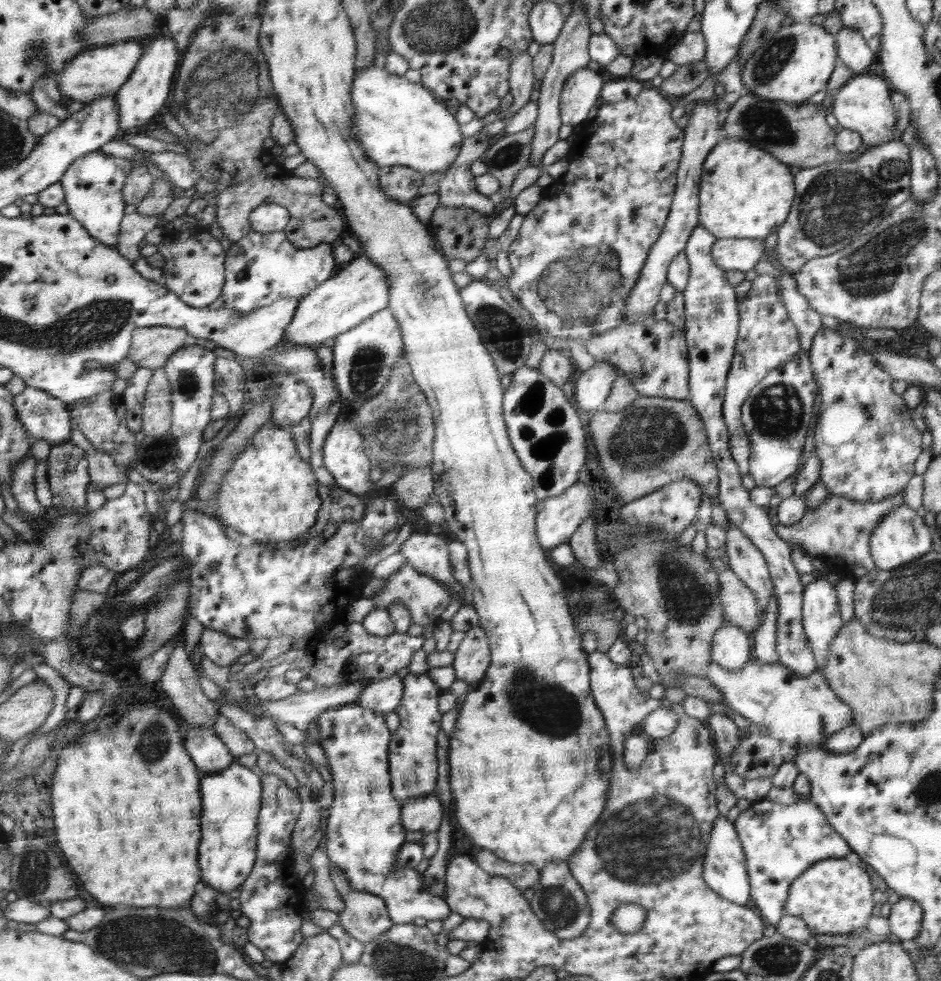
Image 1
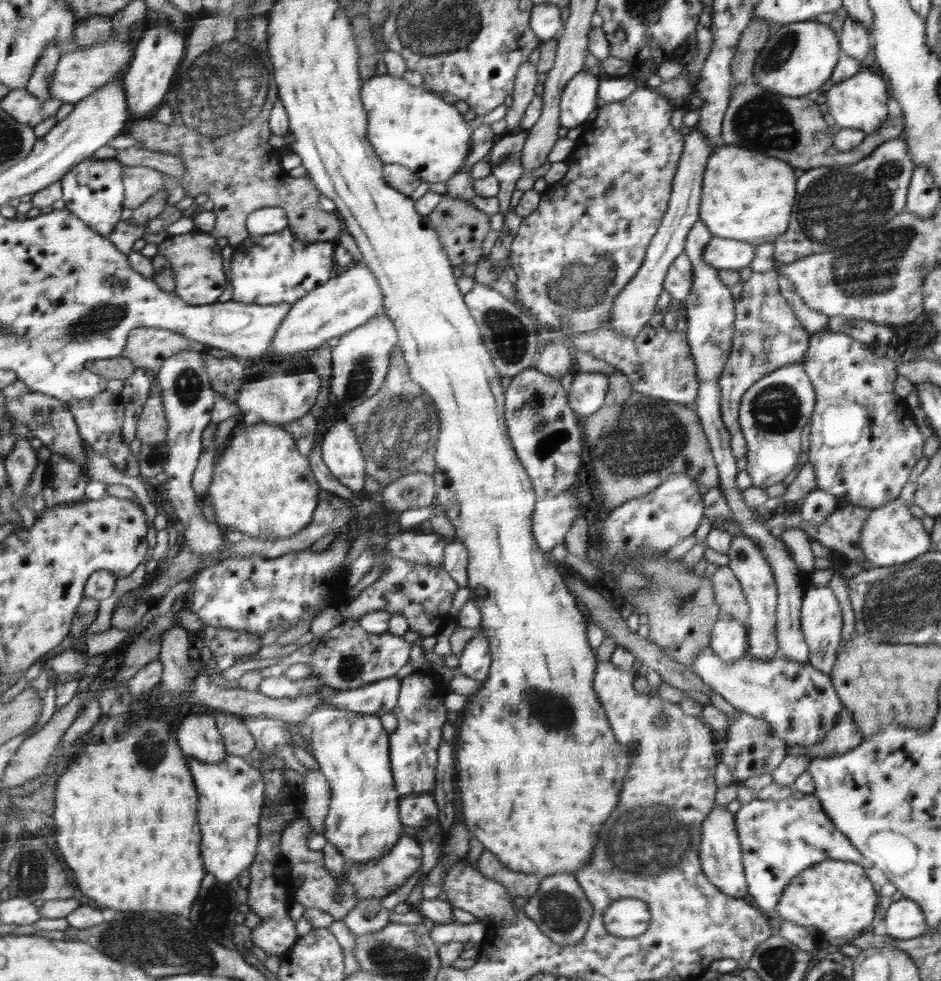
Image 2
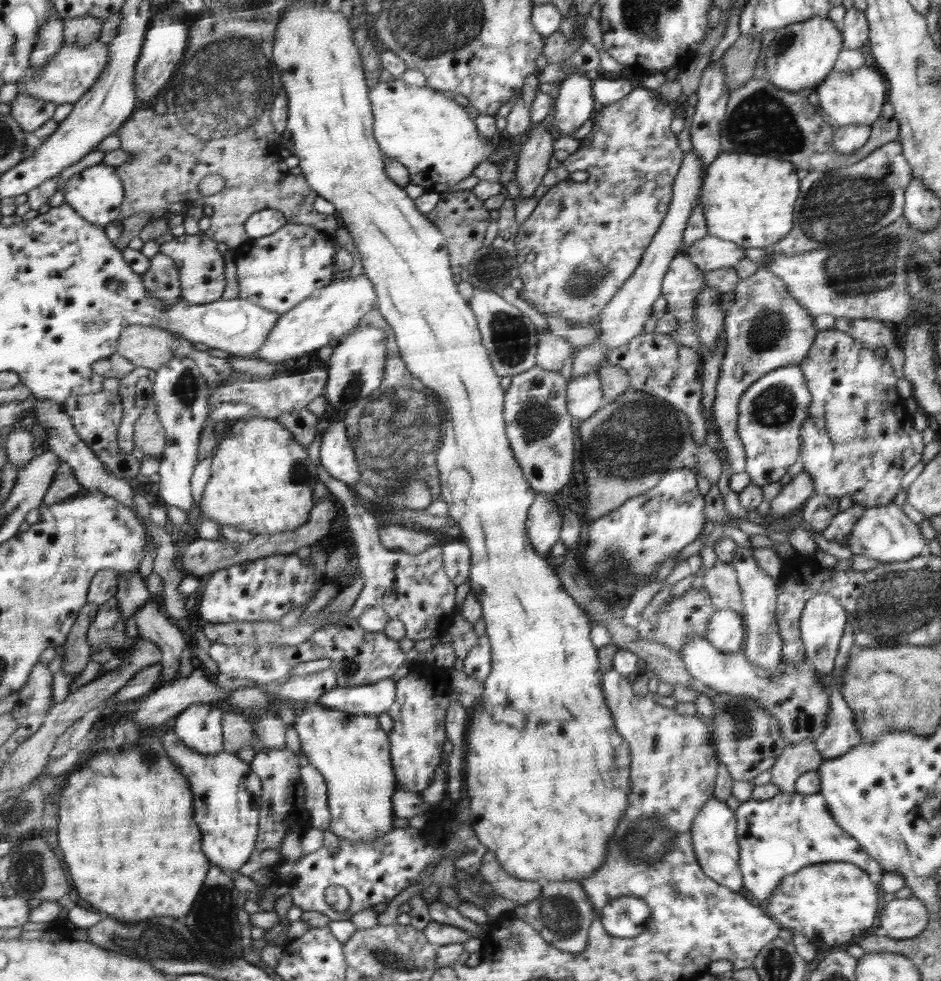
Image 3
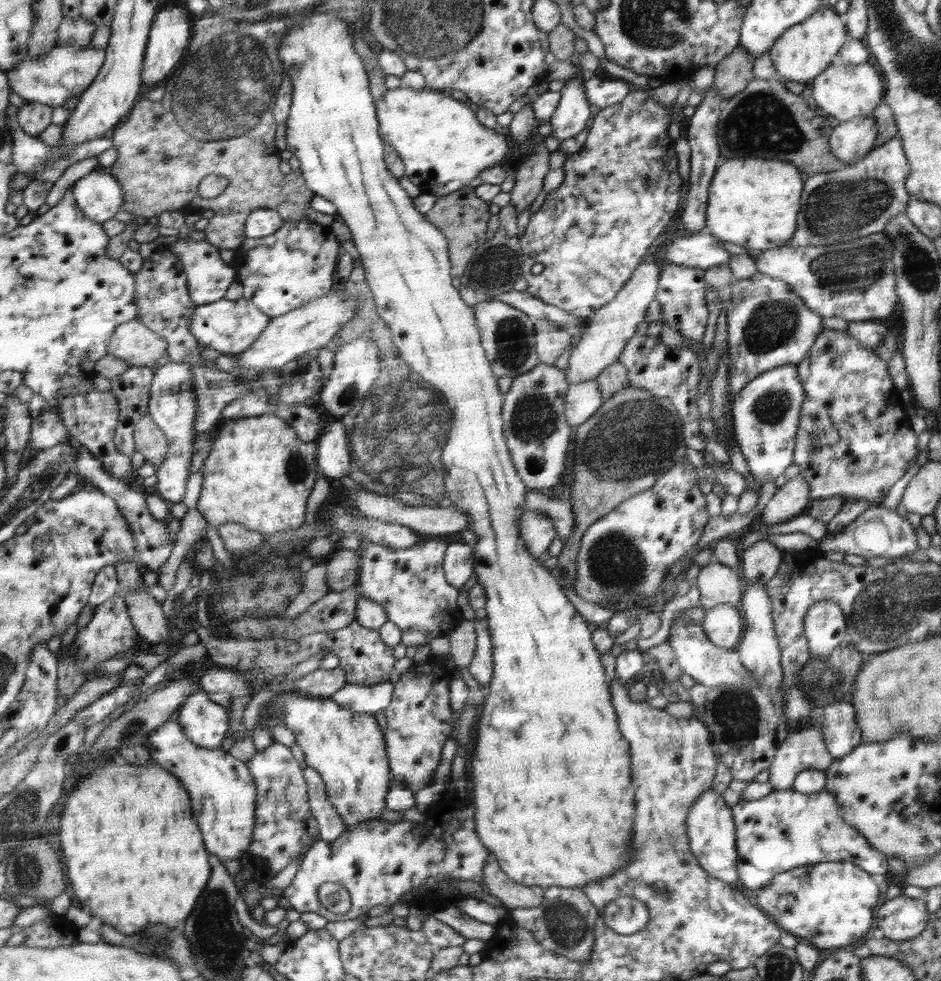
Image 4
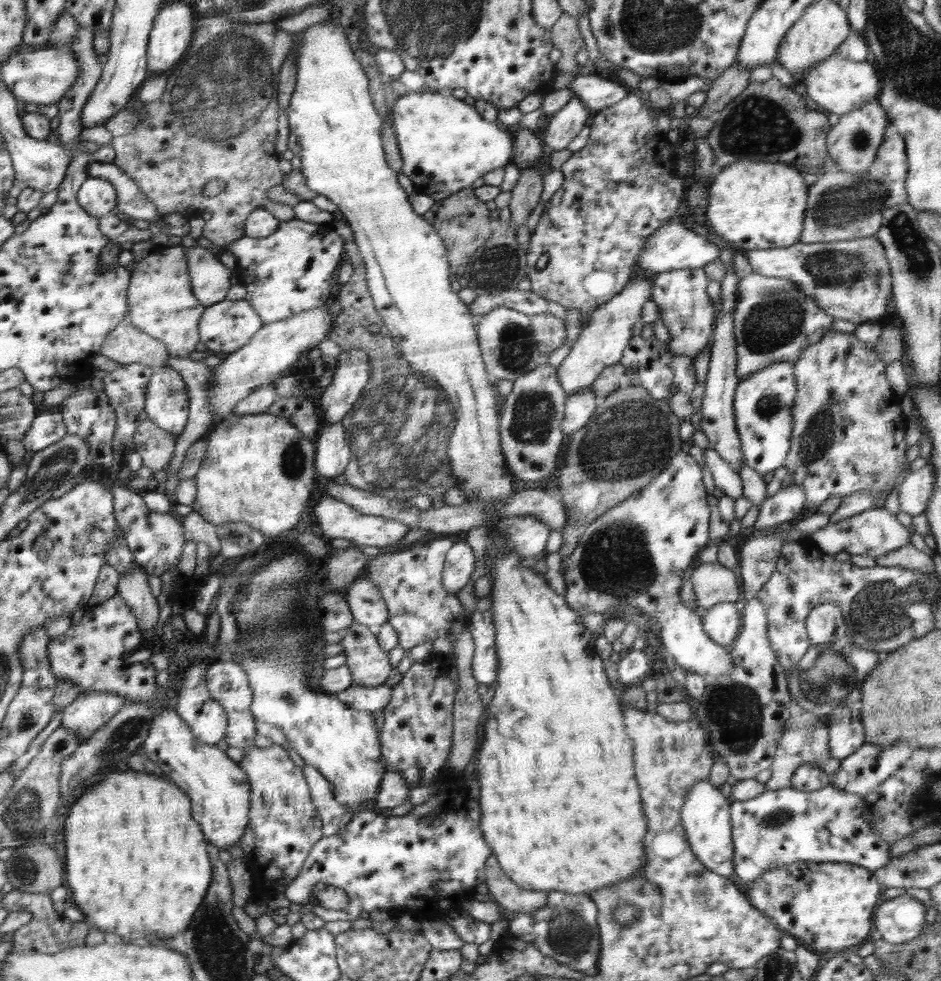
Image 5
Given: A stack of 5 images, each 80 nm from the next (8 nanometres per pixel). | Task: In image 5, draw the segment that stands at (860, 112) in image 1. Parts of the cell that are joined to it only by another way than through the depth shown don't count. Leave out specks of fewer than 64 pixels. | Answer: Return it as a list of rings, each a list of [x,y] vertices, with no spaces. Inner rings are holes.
[[[833,55],[818,63],[814,68],[805,70],[802,74],[811,104],[830,115],[840,117],[855,108],[860,108],[866,102],[877,99],[881,92],[881,80],[877,75],[874,63],[869,59],[863,62],[840,59]]]

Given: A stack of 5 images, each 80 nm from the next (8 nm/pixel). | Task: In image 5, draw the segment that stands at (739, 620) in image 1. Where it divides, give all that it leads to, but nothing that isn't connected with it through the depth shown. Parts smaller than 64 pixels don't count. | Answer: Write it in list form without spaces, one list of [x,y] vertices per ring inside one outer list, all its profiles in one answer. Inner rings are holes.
[[[702,562],[694,569],[690,578],[697,604],[702,611],[721,602],[736,603],[740,598],[736,574],[718,562]]]

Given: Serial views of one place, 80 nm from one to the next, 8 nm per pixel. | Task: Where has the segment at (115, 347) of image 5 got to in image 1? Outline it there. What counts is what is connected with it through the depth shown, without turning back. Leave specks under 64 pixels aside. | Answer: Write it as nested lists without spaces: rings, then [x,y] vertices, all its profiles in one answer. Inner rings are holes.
[[[142,327],[135,328],[130,345],[130,360],[139,367],[152,370],[164,367],[169,356],[184,347],[196,345],[197,338],[184,327]]]

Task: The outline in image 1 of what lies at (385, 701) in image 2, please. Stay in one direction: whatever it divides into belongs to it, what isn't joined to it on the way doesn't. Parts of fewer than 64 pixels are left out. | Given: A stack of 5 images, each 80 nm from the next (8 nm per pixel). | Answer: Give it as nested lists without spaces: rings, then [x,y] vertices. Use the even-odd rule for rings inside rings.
[[[392,675],[370,682],[361,692],[361,696],[352,703],[358,703],[364,708],[386,715],[388,712],[395,712],[396,707],[401,703],[403,692],[403,678]]]

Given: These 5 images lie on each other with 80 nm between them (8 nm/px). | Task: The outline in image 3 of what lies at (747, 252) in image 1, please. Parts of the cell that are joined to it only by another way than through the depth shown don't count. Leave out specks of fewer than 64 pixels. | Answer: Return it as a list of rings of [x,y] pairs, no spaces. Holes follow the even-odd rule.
[[[706,234],[691,246],[684,246],[680,253],[688,255],[705,272],[736,266],[745,257],[744,250],[744,247],[735,242]]]

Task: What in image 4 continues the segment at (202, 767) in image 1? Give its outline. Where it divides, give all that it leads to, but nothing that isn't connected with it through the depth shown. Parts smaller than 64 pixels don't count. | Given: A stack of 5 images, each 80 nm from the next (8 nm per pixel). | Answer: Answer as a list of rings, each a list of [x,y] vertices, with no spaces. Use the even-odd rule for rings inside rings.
[[[202,687],[181,706],[178,722],[182,732],[202,748],[220,748],[229,730],[230,719],[226,710],[208,699]]]

